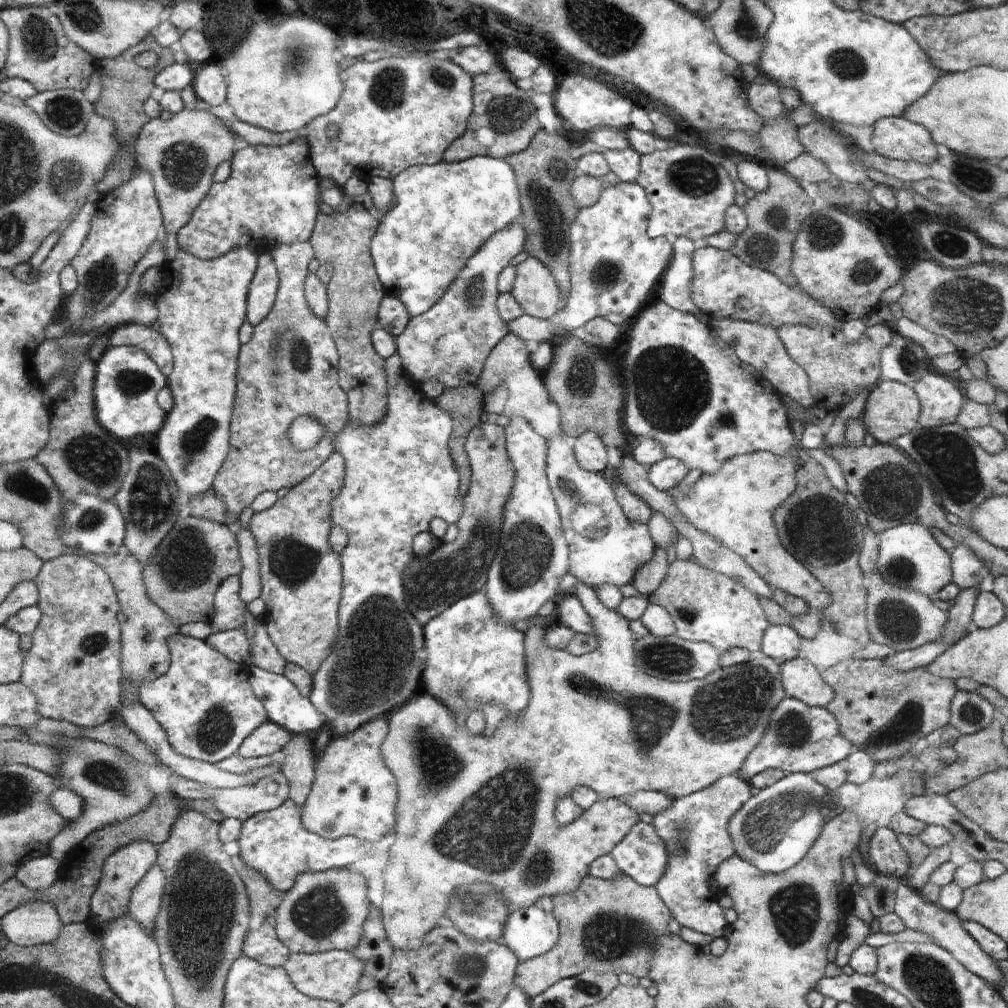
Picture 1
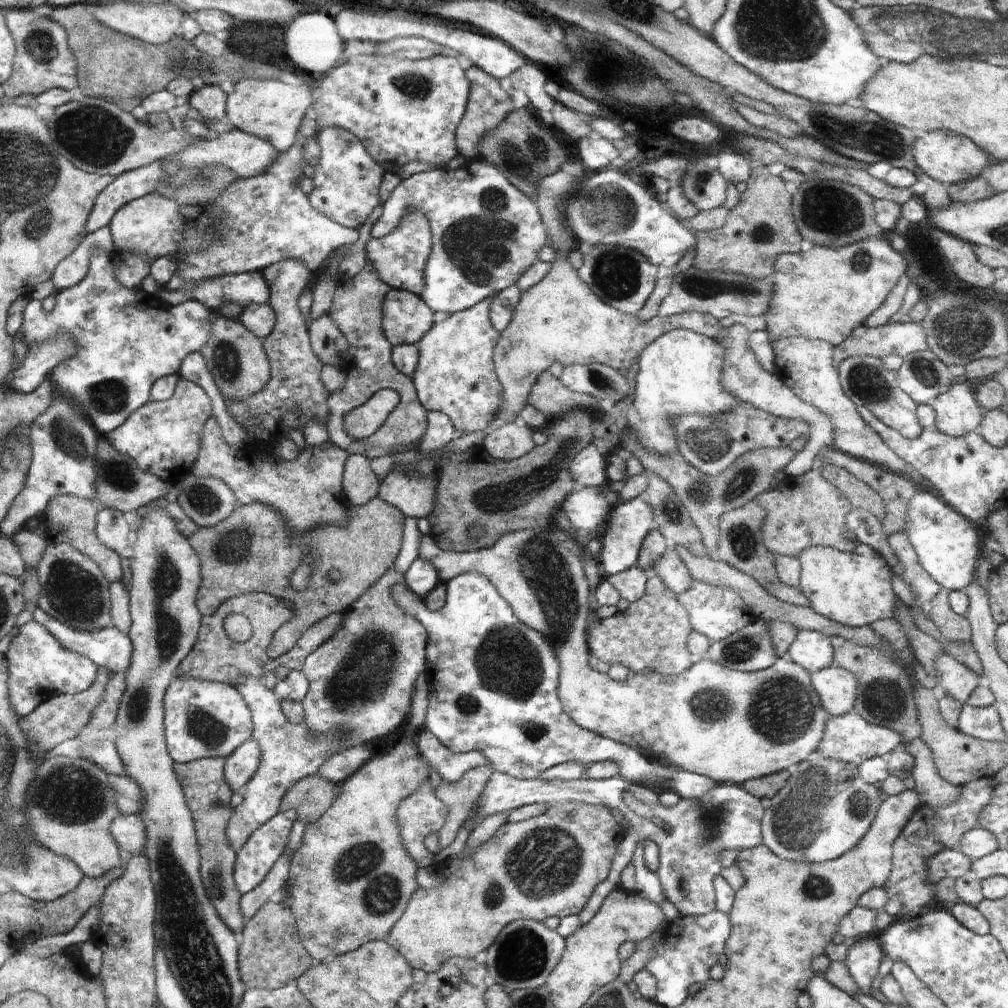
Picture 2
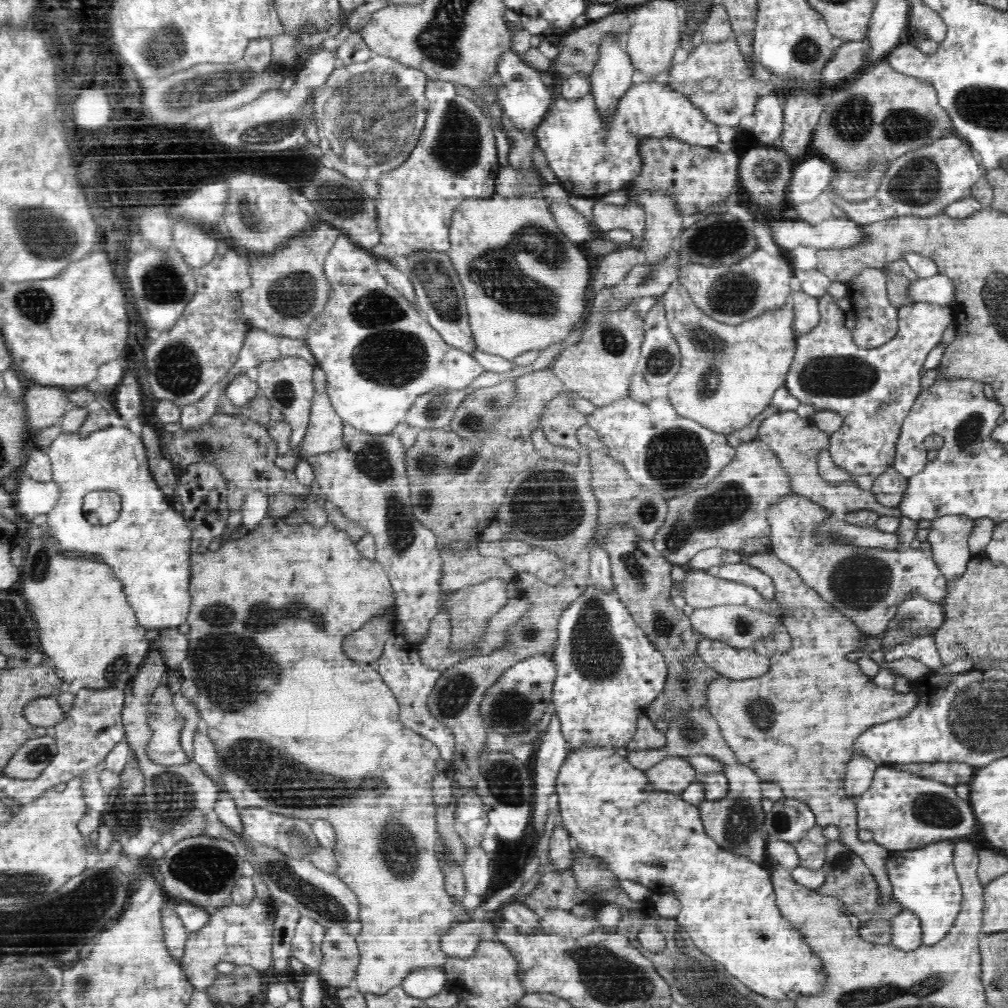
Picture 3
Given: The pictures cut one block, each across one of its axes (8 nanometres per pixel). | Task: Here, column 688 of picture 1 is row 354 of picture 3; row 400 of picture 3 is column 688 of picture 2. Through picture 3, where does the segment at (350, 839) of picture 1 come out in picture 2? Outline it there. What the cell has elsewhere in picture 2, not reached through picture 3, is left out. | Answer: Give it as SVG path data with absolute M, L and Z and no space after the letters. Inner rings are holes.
M552 525L544 526L542 528L528 528L528 530L518 530L518 532L510 532L510 534L504 534L502 538L491 548L478 551L446 551L442 550L438 544L435 544L435 540L430 535L420 536L420 556L422 560L430 560L436 568L436 574L439 575L439 582L446 582L465 574L466 572L480 572L484 574L486 578L490 579L492 585L499 592L504 600L511 606L511 610L515 612L516 618L520 618L520 622L524 622L528 628L532 630L538 630L550 644L552 648L556 650L556 658L560 662L560 678L559 678L559 689L558 694L560 702L564 708L564 712L572 718L572 722L576 722L578 726L582 726L584 730L590 730L598 736L604 736L604 738L610 738L610 740L632 747L642 755L645 750L649 751L648 756L654 756L660 761L668 763L668 766L676 766L682 771L688 771L690 773L698 774L700 776L706 776L706 778L712 778L716 784L720 785L740 785L745 781L752 781L756 778L761 778L782 770L788 770L792 765L803 762L805 758L808 758L812 752L816 752L822 736L824 736L824 728L826 728L826 722L830 718L830 714L824 710L822 702L820 702L819 694L816 694L814 686L810 684L810 672L804 670L803 667L798 666L794 662L786 662L783 658L777 658L776 662L769 668L762 669L760 671L740 671L732 670L730 668L724 668L712 660L702 660L697 664L691 666L691 669L679 675L664 675L658 672L646 672L646 674L631 674L628 676L626 682L616 682L614 678L610 678L608 674L596 671L594 668L588 666L588 646L586 644L586 626L590 626L588 623L588 614L590 614L590 608L588 608L588 594L590 594L590 584L586 580L586 574L584 574L584 564L582 564L582 558L578 554L572 552L572 546L569 546L564 540L556 538L556 532L552 534Z

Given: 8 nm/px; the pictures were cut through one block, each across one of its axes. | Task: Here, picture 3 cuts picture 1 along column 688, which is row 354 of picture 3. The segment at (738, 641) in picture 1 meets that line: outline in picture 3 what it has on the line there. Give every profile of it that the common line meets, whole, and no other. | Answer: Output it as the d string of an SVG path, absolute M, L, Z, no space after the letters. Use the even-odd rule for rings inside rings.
M604 287L590 296L587 323L580 340L566 346L550 366L554 374L565 384L566 390L575 392L580 399L592 402L598 409L610 405L611 401L629 396L630 378L636 372L636 364L641 354L644 340L645 319L636 313L637 301L634 299L619 309L611 310L610 298L614 287Z

